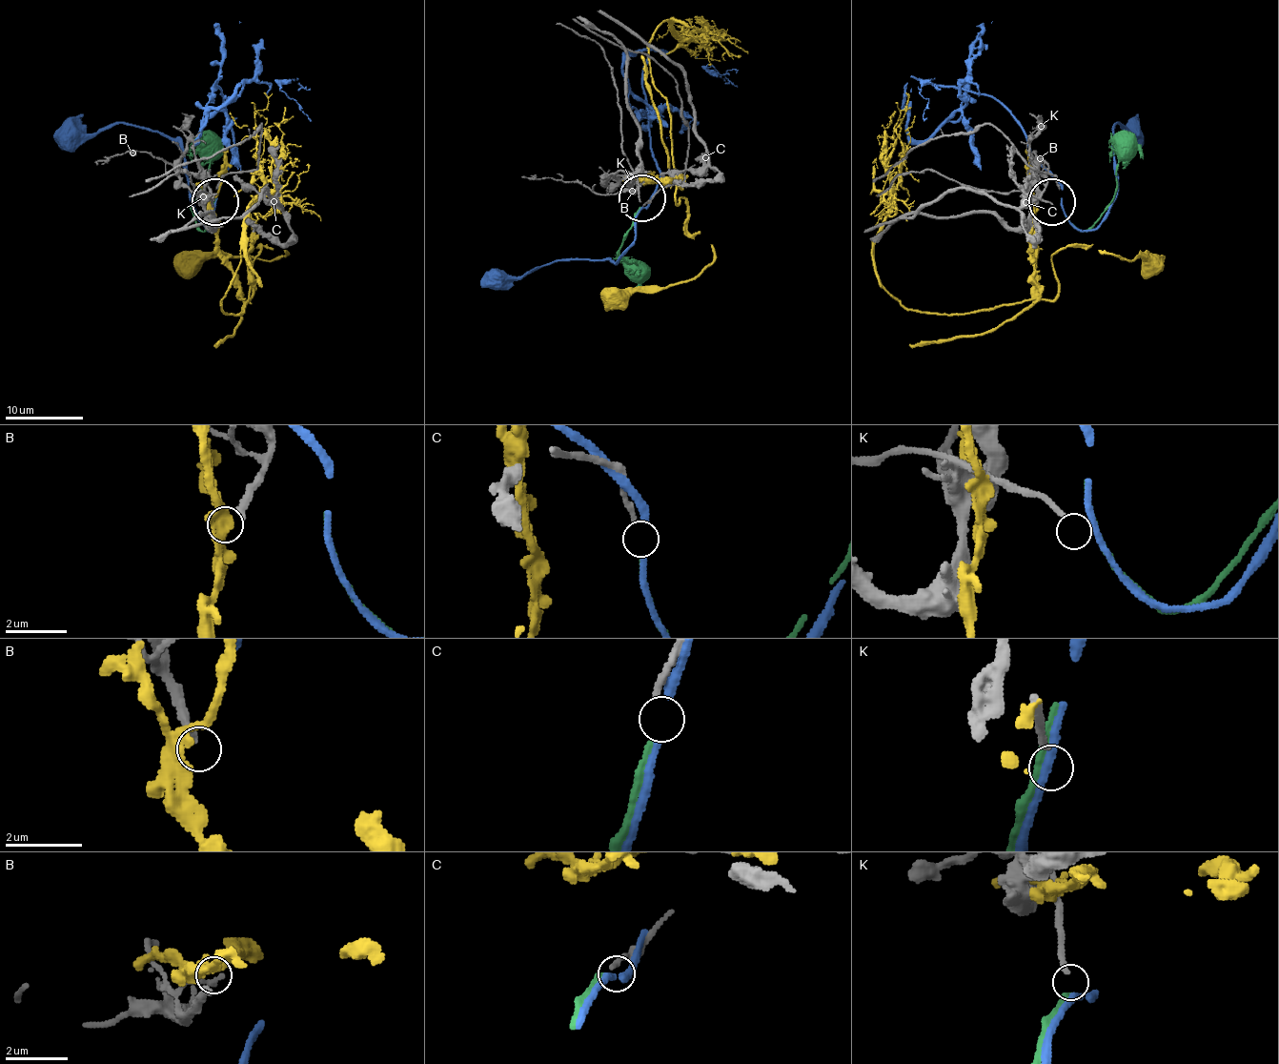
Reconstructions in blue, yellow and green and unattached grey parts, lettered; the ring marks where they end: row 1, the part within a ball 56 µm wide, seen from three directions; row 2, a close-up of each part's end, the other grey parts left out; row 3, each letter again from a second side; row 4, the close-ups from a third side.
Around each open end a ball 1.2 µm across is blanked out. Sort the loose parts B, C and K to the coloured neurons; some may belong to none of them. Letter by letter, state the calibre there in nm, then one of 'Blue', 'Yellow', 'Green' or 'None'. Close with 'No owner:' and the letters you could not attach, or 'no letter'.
B: Thickness 220 nm. None
C: Thickness 150 nm. Green
K: Thickness 150 nm. None
No owner: B, K

